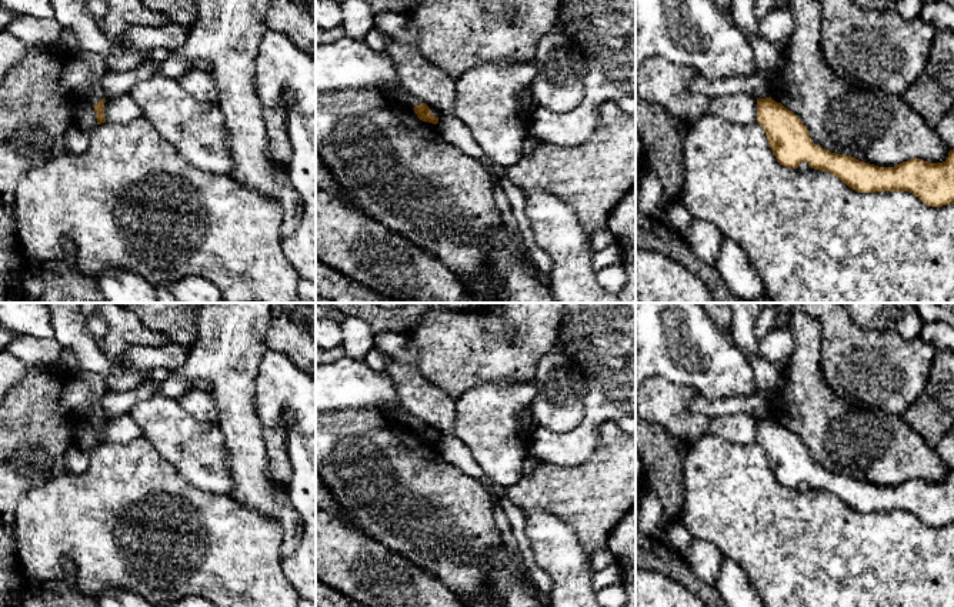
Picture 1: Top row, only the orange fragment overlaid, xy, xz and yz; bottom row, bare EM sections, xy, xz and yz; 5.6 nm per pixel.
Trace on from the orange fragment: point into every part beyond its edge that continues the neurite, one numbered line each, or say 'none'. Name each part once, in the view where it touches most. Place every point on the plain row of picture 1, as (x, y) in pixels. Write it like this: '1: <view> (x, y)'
none

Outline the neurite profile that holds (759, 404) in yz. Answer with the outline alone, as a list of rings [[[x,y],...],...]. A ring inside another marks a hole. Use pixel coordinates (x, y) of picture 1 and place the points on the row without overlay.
[[[757,391],[750,397],[728,397],[720,400],[698,396],[691,400],[688,408],[710,420],[737,413],[748,413],[755,418],[765,418],[771,416],[773,397],[774,391]]]

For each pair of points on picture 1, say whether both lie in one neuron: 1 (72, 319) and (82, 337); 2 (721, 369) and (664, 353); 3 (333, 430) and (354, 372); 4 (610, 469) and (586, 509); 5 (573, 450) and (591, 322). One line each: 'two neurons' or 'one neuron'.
1: one neuron
2: one neuron
3: two neurons
4: one neuron
5: one neuron

